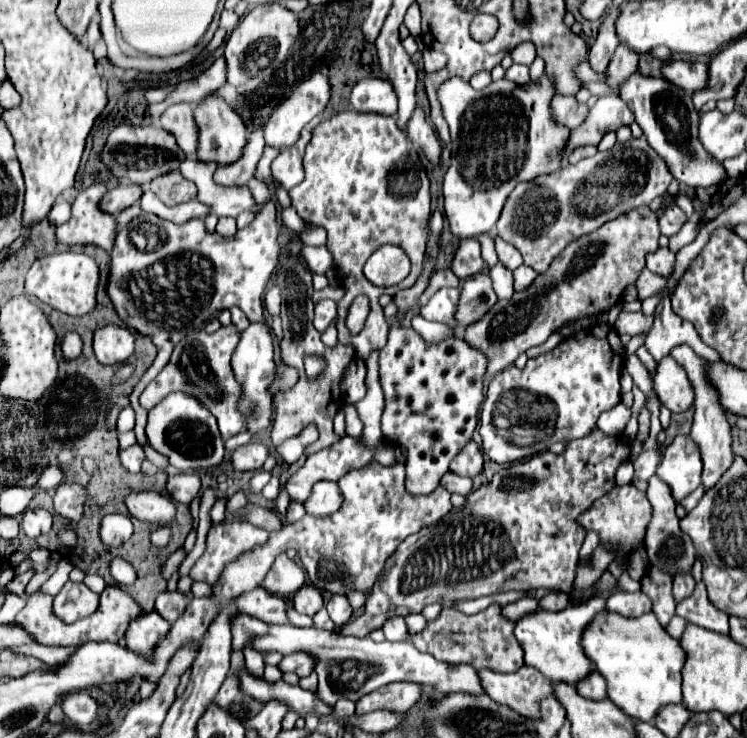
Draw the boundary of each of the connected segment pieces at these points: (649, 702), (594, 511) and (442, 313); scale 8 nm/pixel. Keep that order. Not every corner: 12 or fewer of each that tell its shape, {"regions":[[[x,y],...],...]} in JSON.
{"regions":[[[605,610],[581,648],[607,698],[651,722],[681,702],[685,652],[653,612]],[[615,486],[579,516],[629,556],[651,520],[635,486]],[[441,288],[423,308],[421,316],[455,324],[460,290]]]}

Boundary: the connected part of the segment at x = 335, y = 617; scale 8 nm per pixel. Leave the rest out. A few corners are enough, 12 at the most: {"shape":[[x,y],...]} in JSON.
{"shape":[[329,596],[325,608],[337,628],[353,616],[347,596]]}

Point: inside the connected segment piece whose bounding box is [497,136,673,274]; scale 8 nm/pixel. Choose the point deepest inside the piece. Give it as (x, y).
(541, 217)

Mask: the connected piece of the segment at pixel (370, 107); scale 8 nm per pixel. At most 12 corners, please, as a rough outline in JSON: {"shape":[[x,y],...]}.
{"shape":[[363,78],[351,108],[393,116],[397,96],[385,78]]}

